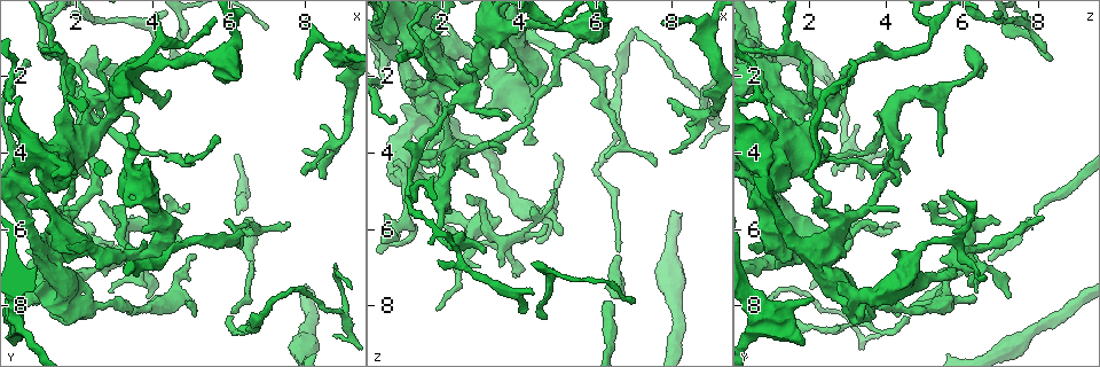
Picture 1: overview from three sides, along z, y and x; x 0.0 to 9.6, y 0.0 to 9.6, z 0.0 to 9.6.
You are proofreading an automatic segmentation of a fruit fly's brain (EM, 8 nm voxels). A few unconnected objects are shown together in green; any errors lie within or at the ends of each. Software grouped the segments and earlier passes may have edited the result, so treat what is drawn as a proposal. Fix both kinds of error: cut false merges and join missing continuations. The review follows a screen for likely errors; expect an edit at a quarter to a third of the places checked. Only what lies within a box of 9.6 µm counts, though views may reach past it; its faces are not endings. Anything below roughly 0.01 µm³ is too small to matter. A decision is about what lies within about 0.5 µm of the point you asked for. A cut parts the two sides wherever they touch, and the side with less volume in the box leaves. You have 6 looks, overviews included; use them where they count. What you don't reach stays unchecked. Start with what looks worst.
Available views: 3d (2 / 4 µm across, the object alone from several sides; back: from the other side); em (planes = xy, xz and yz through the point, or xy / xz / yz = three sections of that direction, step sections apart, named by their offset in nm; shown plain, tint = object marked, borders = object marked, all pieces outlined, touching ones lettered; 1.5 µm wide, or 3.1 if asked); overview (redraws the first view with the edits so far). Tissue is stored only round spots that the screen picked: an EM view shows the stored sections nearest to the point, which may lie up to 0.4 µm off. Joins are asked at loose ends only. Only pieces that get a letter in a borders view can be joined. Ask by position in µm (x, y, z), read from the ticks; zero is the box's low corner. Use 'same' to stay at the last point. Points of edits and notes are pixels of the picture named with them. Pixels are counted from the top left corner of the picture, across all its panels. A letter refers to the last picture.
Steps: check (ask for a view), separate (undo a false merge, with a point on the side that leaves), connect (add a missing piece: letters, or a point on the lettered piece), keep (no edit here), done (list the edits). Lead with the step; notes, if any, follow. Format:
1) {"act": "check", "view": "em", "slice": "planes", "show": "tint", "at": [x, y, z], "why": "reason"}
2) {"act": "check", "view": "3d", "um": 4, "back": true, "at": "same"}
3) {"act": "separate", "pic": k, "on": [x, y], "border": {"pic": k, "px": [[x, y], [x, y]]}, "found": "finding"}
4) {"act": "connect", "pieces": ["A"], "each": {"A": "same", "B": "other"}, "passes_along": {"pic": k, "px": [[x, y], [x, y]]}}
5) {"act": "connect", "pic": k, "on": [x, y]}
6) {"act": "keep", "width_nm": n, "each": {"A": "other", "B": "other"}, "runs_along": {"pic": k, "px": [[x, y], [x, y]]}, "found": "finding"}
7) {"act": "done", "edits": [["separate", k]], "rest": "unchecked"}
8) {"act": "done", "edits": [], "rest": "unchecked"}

{"act": "check", "view": "3d", "um": 2, "at": [6.20, 6.10, 4.20], "why": "an open end"}

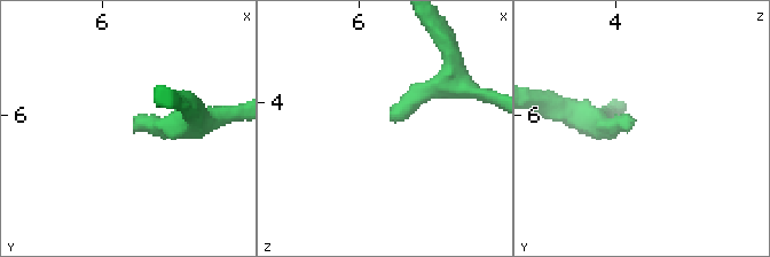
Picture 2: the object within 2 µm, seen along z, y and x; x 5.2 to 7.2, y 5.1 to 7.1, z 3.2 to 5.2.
{"act": "check", "view": "em", "slice": "planes", "show": "tint", "at": [6.26, 6.06, 4.16], "why": "shape alone is not enough"}

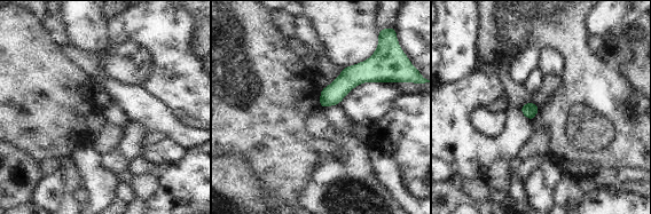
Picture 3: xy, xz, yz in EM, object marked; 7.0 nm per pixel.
{"act": "check", "view": "em", "slice": "planes", "show": "borders", "at": "same"}

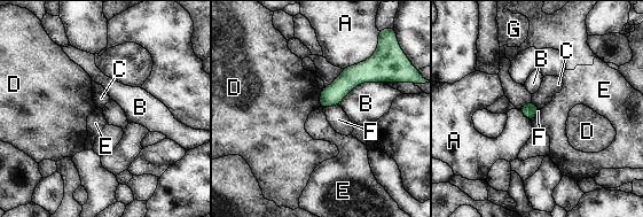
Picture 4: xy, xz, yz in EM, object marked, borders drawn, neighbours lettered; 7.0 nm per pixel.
{"act": "keep", "longest_contact_nm": ["B", 360], "each": {"A": "other", "B": "other", "C": "other", "D": "other", "E": "other", "F": "other", "G": "other"}, "border": {"pic": 4, "px": [[319, 107], [322, 109]]}, "found": "none of them fits"}

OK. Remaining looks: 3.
{"act": "check", "view": "em", "slice": "planes", "show": "borders", "at": [0.65, 1.60, 3.05], "why": "an open end"}

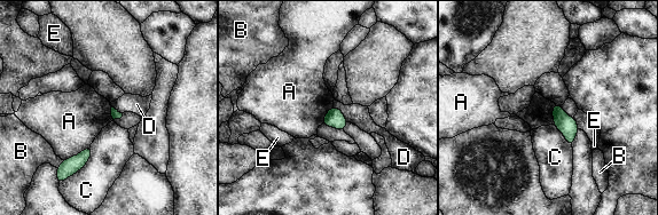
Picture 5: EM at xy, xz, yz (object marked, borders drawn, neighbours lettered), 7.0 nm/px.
{"act": "keep", "each": {"A": "other", "B": "other", "C": "other", "D": "other", "E": "other"}, "border": {"pic": 5, "px": [[89, 145], [63, 160]]}, "found": "none of them fits"}

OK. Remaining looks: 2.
{"act": "done", "edits": [], "rest": "unchecked"}

